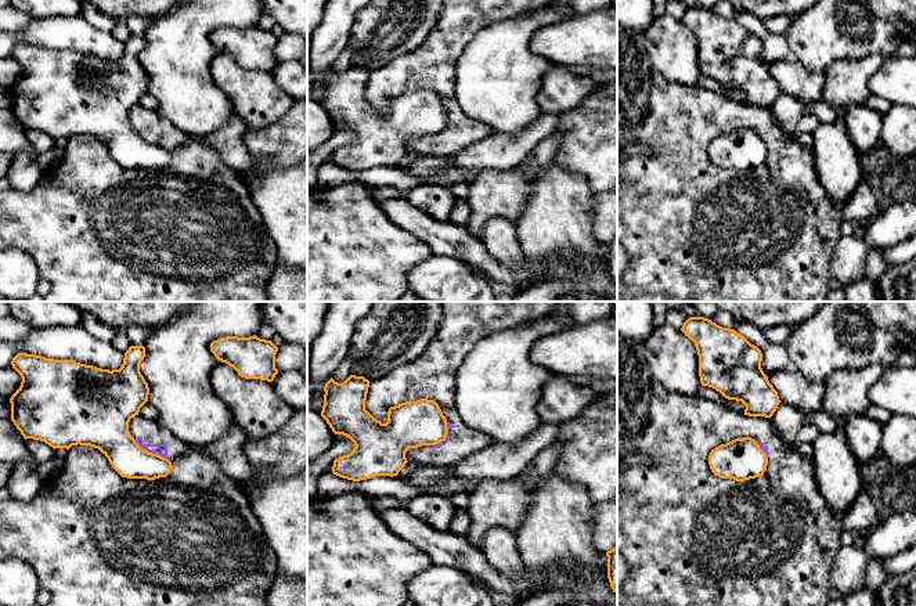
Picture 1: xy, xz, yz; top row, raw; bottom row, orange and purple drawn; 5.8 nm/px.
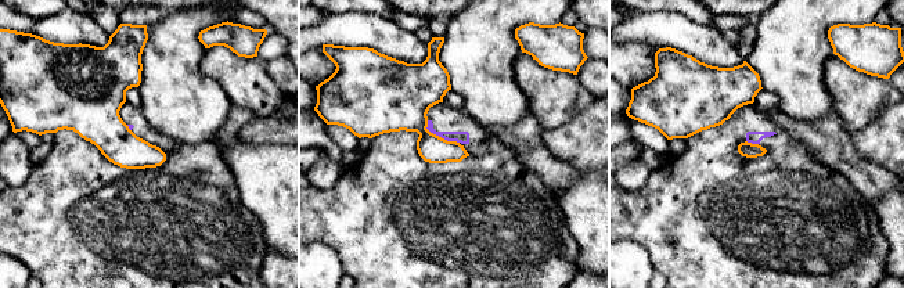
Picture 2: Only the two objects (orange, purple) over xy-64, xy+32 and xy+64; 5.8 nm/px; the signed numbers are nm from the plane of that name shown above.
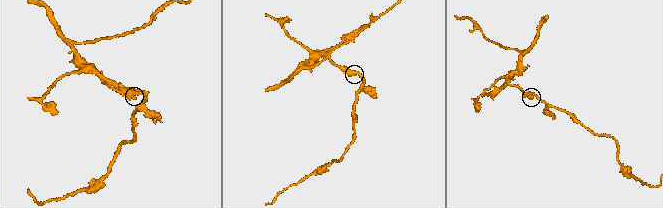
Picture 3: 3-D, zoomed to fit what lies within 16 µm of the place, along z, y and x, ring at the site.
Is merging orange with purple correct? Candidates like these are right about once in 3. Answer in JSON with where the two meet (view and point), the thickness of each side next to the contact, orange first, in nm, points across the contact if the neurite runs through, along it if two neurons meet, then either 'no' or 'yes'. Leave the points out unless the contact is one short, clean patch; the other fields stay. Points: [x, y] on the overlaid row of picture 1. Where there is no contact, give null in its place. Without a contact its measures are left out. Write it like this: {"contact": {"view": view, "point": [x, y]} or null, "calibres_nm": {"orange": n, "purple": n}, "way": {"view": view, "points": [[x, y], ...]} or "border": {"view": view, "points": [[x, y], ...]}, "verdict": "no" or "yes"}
{"contact": {"view": "xy", "point": [151, 453]}, "calibres_nm": {"orange": 200, "purple": 70}, "border": {"view": "xy", "points": [[134, 440], [143, 448], [166, 458]]}, "verdict": "no"}

